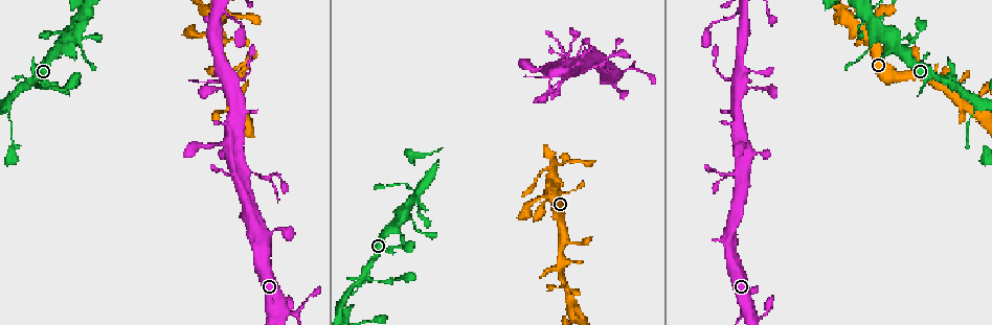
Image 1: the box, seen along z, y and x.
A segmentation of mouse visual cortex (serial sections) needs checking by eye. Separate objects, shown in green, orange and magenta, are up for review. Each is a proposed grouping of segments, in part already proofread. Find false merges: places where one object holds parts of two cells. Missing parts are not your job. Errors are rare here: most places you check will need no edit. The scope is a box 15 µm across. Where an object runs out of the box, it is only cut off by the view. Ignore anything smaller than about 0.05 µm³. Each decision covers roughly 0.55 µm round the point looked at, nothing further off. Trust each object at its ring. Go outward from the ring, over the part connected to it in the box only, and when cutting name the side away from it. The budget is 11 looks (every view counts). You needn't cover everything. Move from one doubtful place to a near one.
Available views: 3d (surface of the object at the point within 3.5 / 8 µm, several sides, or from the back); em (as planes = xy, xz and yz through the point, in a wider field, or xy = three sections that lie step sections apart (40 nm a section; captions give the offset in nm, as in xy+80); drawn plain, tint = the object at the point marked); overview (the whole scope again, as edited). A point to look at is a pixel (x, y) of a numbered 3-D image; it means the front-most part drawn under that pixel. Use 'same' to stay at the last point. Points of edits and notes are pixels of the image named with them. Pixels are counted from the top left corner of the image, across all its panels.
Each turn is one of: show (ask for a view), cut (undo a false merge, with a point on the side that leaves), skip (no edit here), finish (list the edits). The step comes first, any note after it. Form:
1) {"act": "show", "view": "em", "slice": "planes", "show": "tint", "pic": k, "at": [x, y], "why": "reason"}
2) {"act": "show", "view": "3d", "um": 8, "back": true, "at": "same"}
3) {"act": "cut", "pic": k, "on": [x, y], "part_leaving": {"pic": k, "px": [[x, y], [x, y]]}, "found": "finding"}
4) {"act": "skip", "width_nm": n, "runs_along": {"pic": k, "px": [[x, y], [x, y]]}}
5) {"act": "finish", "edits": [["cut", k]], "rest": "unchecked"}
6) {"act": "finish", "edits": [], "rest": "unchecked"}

{"act": "show", "view": "3d", "um": 3.5, "back": true, "pic": 1, "at": [562, 264], "why": "three arms meet"}

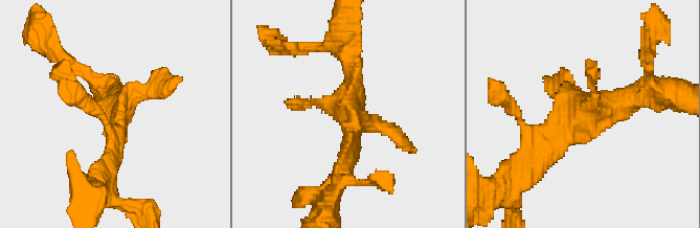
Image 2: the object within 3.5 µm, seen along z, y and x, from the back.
{"act": "show", "view": "em", "slice": "planes", "show": "tint", "pic": 2, "at": [580, 111]}

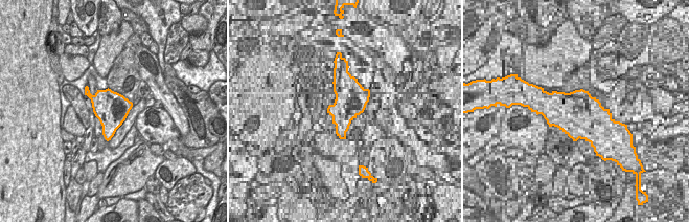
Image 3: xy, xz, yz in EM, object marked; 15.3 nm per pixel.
{"act": "skip", "runs_along": {"pic": 2, "px": [[644, 93], [582, 112], [532, 163]]}, "found": "continuous, no second cell"}

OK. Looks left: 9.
{"act": "show", "view": "3d", "um": 8, "pic": 1, "at": [58, 49]}

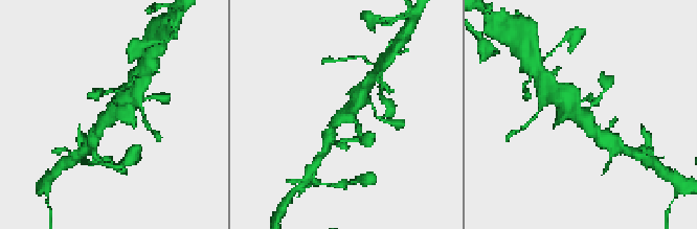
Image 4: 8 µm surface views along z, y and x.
{"act": "show", "view": "em", "slice": "xy", "step": 3, "show": "tint", "pic": 4, "at": [581, 114], "arms": 3, "arm_widths_nm": [150, 300, 500]}

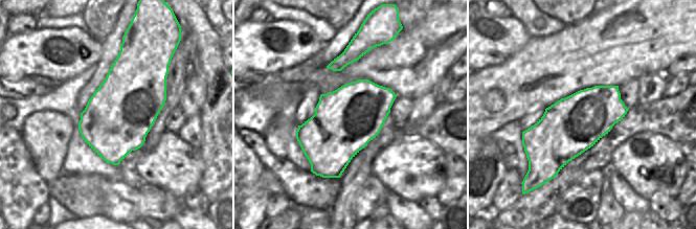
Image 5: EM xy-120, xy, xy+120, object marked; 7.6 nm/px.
{"act": "skip", "runs_along": {"pic": 4, "px": [[600, 135], [562, 97]]}, "found": "all the same cell"}

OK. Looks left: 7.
{"act": "show", "view": "3d", "um": 8, "pic": 1, "at": [953, 84], "why": "three arms meet"}

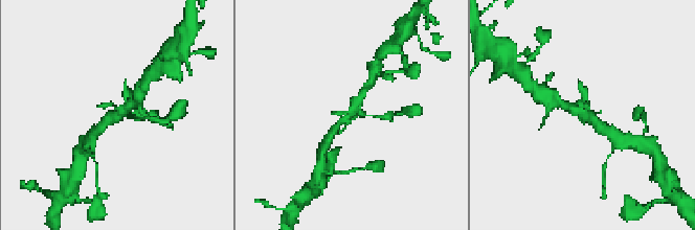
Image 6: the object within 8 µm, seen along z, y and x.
{"act": "show", "view": "3d", "um": 3.5, "pic": 6, "at": [122, 116]}

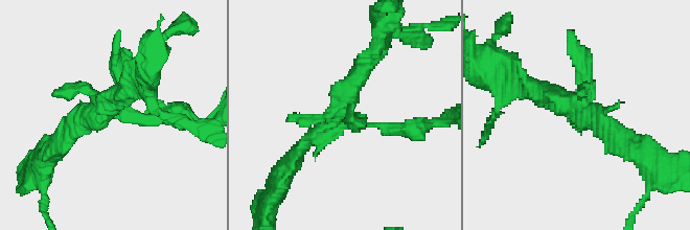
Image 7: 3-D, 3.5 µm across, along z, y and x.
{"act": "show", "view": "em", "slice": "planes", "show": "tint", "pic": 7, "at": [334, 119]}

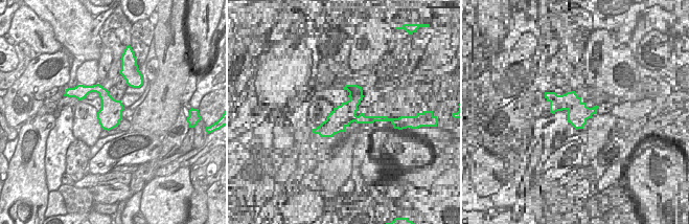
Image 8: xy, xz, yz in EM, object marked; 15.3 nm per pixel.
{"act": "skip", "runs_along": {"pic": 7, "px": [[365, 67], [339, 115], [291, 161]]}, "found": "all the same cell"}

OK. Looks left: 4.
{"act": "show", "view": "3d", "um": 3.5, "pic": 1, "at": [82, 17], "why": "four or more arms meet"}

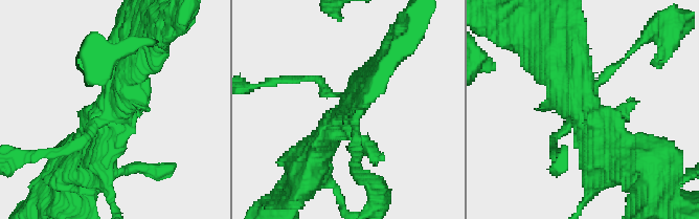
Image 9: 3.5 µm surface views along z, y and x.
{"act": "show", "view": "em", "slice": "planes", "show": "tint", "pic": 9, "at": [578, 114], "why": "need the tissue"}

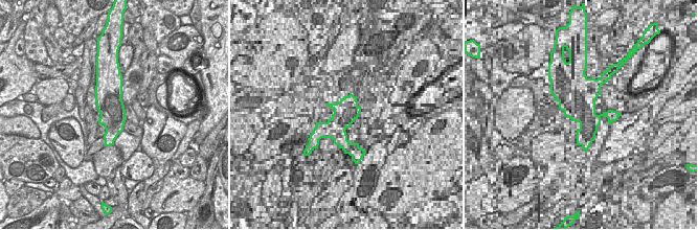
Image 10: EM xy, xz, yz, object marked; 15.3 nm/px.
{"act": "show", "view": "em", "slice": "xy", "step": 5, "show": "tint", "at": "same"}

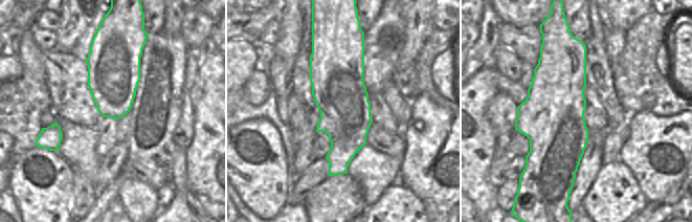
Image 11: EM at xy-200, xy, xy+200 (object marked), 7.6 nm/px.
{"act": "skip", "width_nm": 400, "runs_along": {"pic": 9, "px": [[322, 144], [351, 104], [319, 80], [302, 80]]}, "found": "one cell here"}

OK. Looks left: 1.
{"act": "finish", "edits": [], "rest": "unchecked"}

